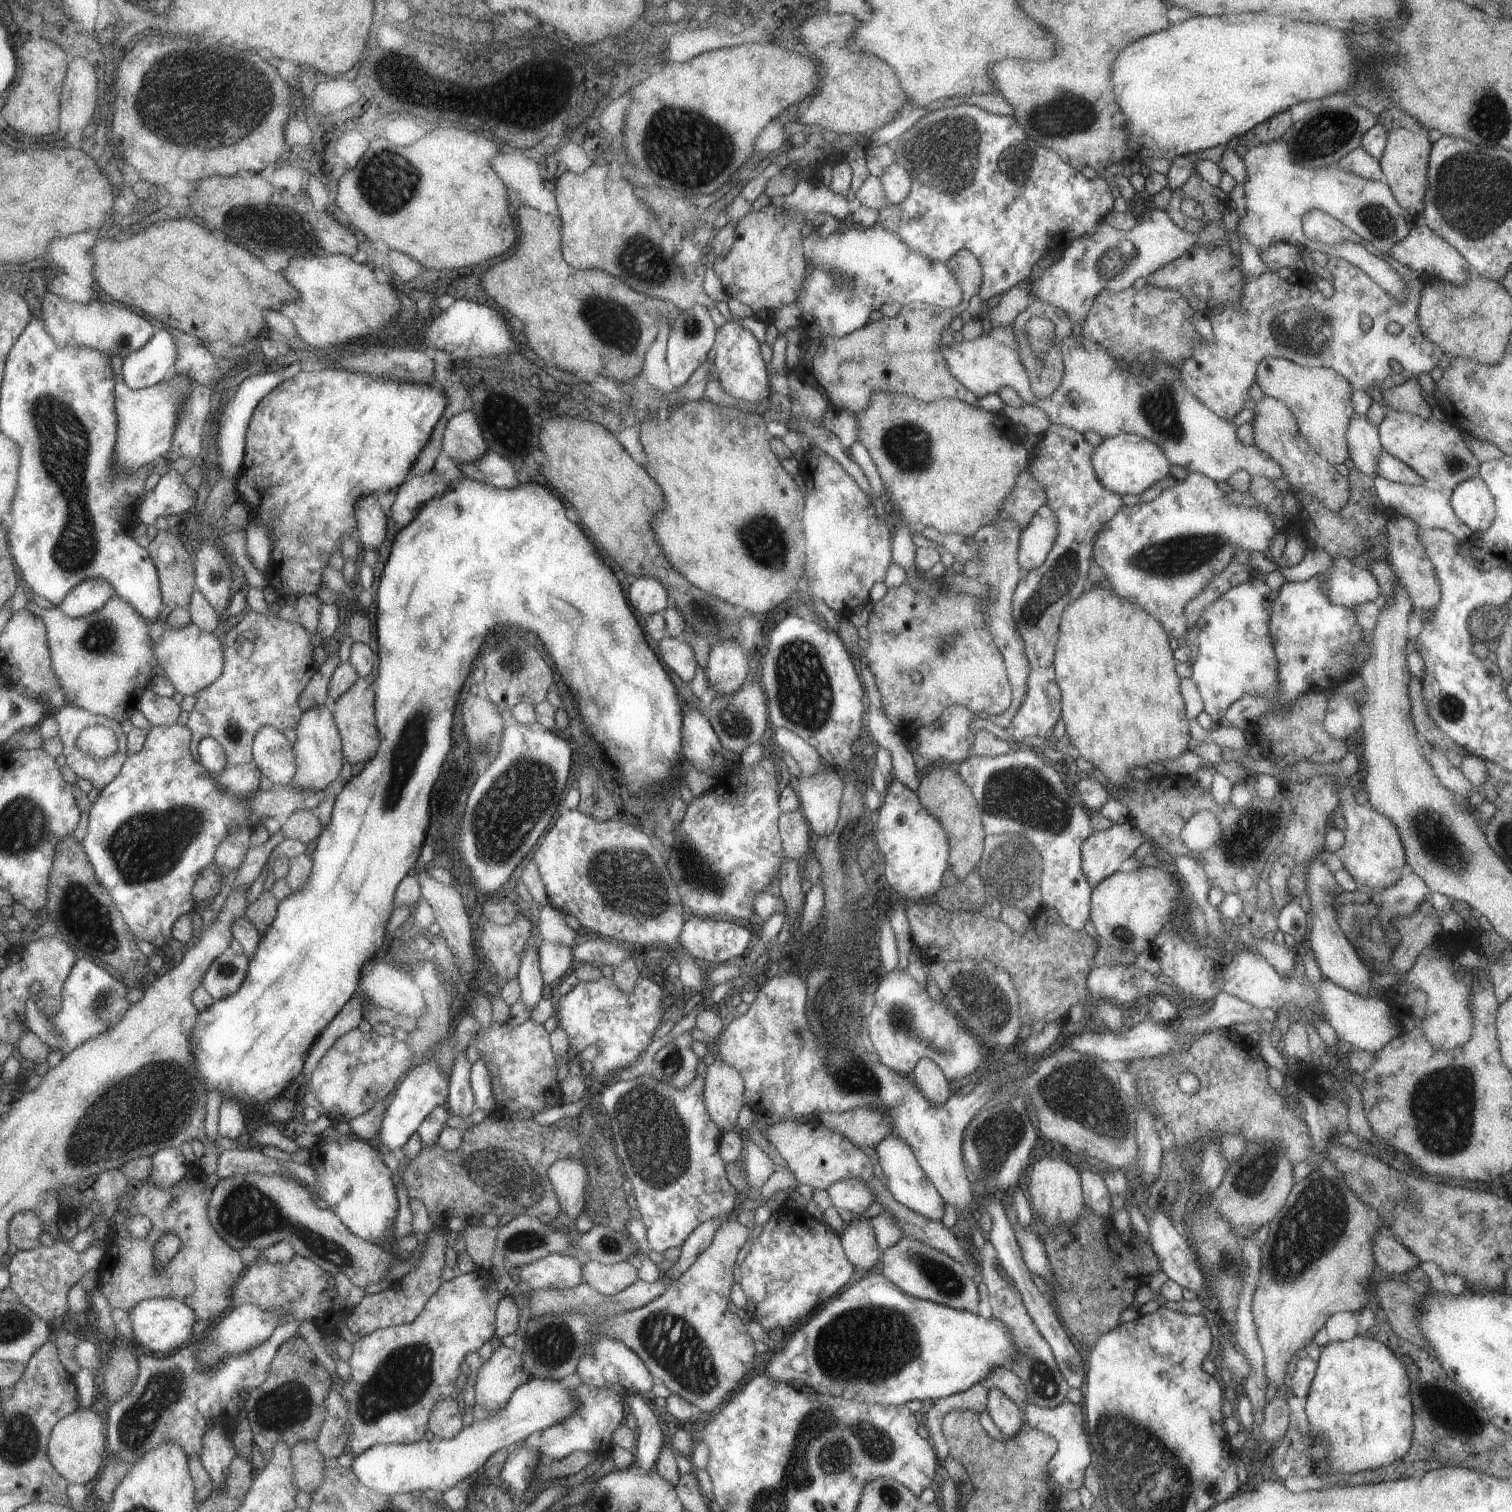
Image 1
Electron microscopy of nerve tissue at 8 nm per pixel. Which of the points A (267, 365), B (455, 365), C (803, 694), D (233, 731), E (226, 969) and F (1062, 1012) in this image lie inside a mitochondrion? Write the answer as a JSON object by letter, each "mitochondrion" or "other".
{"A":"other","B":"other","C":"mitochondrion","D":"mitochondrion","E":"mitochondrion","F":"other"}

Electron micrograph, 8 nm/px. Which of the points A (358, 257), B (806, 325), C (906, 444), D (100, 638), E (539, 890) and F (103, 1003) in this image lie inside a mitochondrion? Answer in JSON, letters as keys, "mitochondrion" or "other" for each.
{"A":"other","B":"other","C":"mitochondrion","D":"mitochondrion","E":"other","F":"mitochondrion"}

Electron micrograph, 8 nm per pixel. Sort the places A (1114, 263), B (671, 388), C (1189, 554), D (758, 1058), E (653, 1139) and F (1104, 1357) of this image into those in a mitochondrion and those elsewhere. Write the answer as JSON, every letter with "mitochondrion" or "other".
{"A":"mitochondrion","B":"other","C":"mitochondrion","D":"other","E":"mitochondrion","F":"other"}

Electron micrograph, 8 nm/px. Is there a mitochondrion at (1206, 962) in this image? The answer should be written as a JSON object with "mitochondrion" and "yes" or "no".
{"mitochondrion":"no"}

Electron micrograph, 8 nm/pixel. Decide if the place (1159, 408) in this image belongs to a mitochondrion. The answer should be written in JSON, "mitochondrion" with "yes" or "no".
{"mitochondrion":"yes"}

